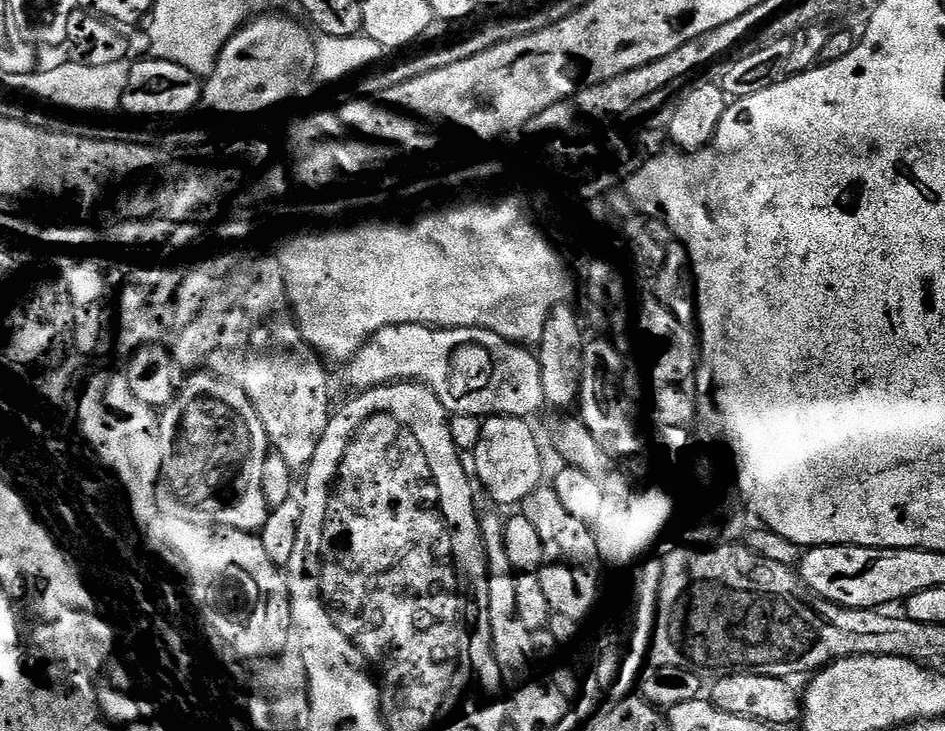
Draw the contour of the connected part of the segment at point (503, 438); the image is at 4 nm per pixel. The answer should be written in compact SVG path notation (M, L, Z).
M489 416L484 420L482 438L474 453L474 476L496 504L523 505L524 499L545 483L544 456L536 432L528 424L527 419L518 416Z

